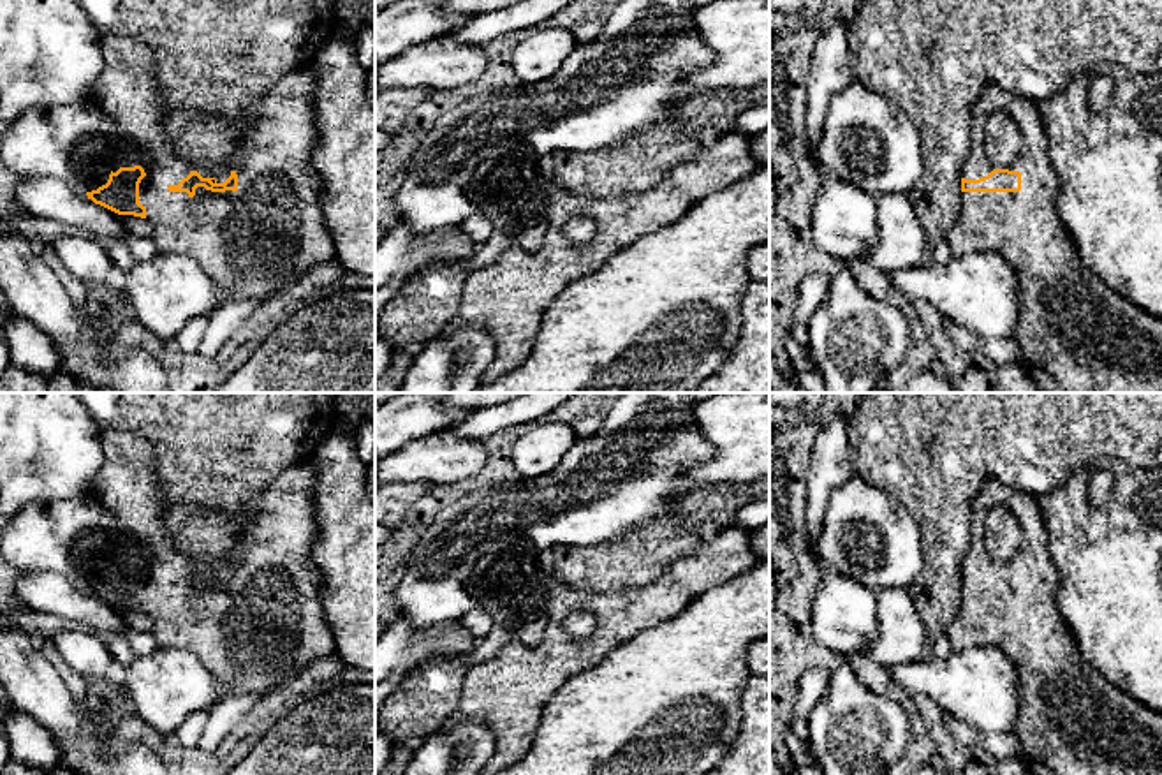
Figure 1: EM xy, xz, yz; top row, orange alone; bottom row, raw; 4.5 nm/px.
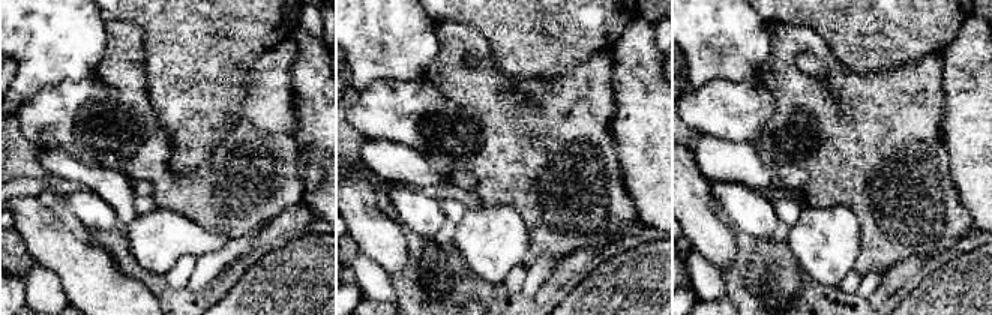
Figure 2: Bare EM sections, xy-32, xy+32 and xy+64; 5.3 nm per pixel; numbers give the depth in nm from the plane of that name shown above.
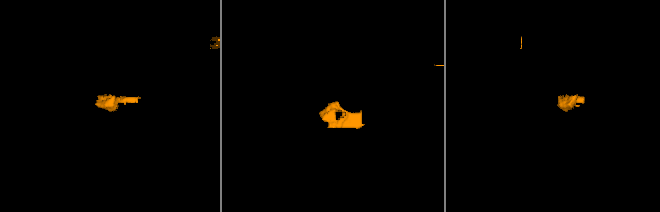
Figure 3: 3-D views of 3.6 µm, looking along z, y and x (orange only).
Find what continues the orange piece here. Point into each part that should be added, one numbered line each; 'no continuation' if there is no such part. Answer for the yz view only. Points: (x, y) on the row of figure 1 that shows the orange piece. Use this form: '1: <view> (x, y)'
1: yz (1076, 335)

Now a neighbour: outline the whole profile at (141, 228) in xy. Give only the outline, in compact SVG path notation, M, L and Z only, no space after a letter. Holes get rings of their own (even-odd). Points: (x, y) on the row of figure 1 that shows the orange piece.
M121 215L121 218L132 236L151 238L153 227L146 218L134 215Z

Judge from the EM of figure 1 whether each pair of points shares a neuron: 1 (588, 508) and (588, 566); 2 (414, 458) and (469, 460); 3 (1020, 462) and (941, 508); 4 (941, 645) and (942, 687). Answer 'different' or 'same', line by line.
1: different
2: same
3: same
4: different

